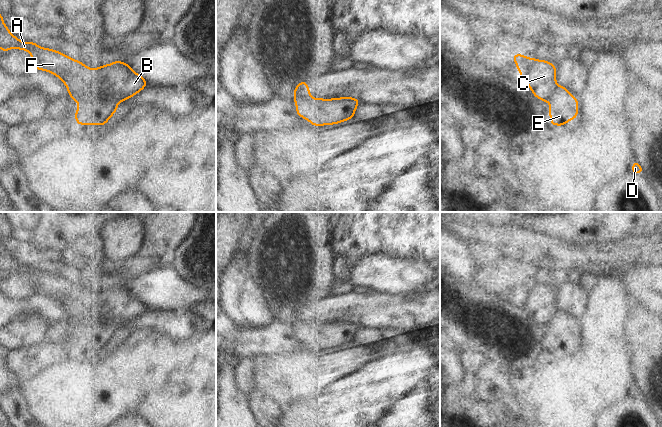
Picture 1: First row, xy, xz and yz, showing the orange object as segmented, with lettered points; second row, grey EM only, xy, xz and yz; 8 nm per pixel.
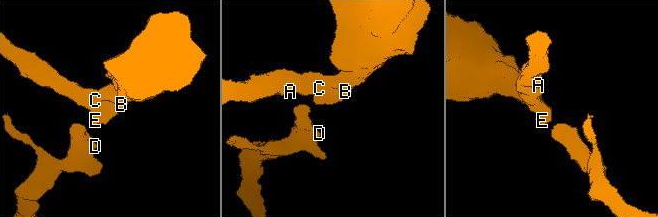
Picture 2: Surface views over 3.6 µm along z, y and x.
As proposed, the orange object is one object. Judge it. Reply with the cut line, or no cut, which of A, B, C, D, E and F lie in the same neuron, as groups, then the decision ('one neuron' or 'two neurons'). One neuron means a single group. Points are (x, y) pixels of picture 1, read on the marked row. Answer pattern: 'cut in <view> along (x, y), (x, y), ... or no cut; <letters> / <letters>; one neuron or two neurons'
cut in xy along (97, 68), (97, 74), (88, 79), (85, 92), (73, 99); A C F / B D E; two neurons

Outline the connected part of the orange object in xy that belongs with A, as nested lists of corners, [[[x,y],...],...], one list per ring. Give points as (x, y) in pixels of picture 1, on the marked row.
[[[0,14],[0,49],[25,50],[33,59],[34,69],[48,71],[57,76],[66,86],[69,96],[79,101],[85,93],[88,79],[97,76],[97,68],[88,68],[84,63],[50,48],[42,48],[36,42],[22,42],[4,24]]]

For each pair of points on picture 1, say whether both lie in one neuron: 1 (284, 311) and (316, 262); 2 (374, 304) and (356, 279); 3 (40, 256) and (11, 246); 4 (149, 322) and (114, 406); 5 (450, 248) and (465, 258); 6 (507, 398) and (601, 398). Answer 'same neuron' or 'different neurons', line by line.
1: same neuron
2: different neurons
3: same neuron
4: different neurons
5: same neuron
6: different neurons

